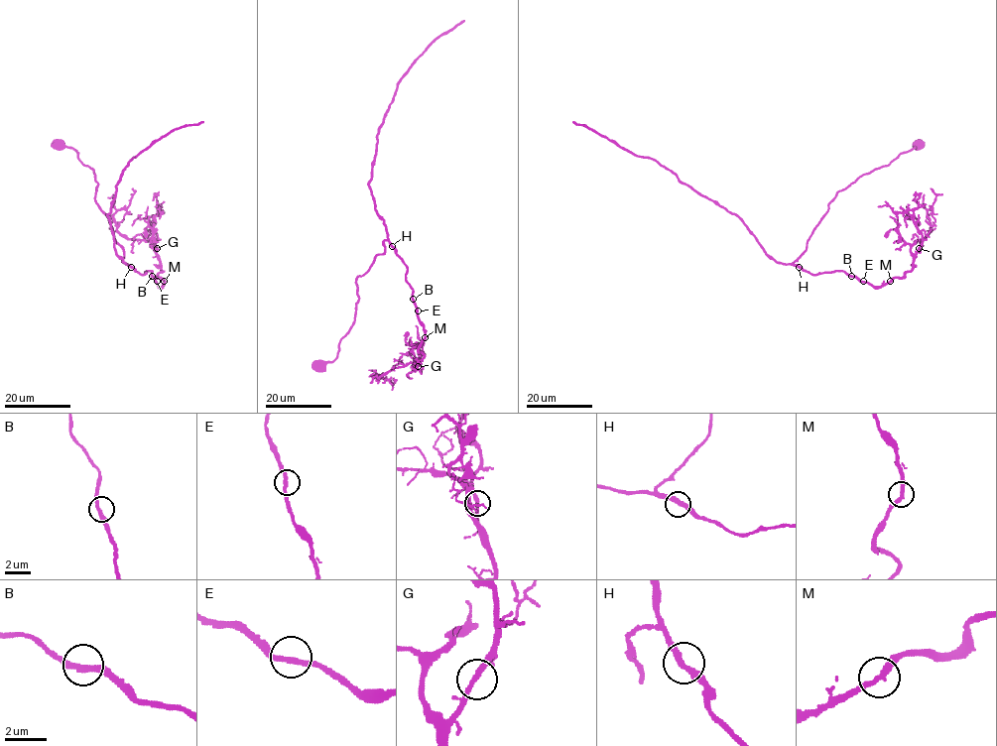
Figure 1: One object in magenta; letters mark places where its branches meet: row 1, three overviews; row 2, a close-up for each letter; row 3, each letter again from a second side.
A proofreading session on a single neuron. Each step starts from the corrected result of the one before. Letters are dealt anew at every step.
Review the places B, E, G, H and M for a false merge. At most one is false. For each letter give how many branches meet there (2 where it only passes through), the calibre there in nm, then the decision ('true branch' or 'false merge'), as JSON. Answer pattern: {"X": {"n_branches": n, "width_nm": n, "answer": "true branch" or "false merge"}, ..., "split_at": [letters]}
{"B": {"n_branches": 2, "width_nm": 260, "answer": "true branch"}, "E": {"n_branches": 2, "width_nm": 260, "answer": "true branch"}, "G": {"n_branches": 2, "width_nm": 260, "answer": "true branch"}, "H": {"n_branches": 2, "width_nm": 280, "answer": "true branch"}, "M": {"n_branches": 2, "width_nm": 280, "answer": "true branch"}, "split_at": []}

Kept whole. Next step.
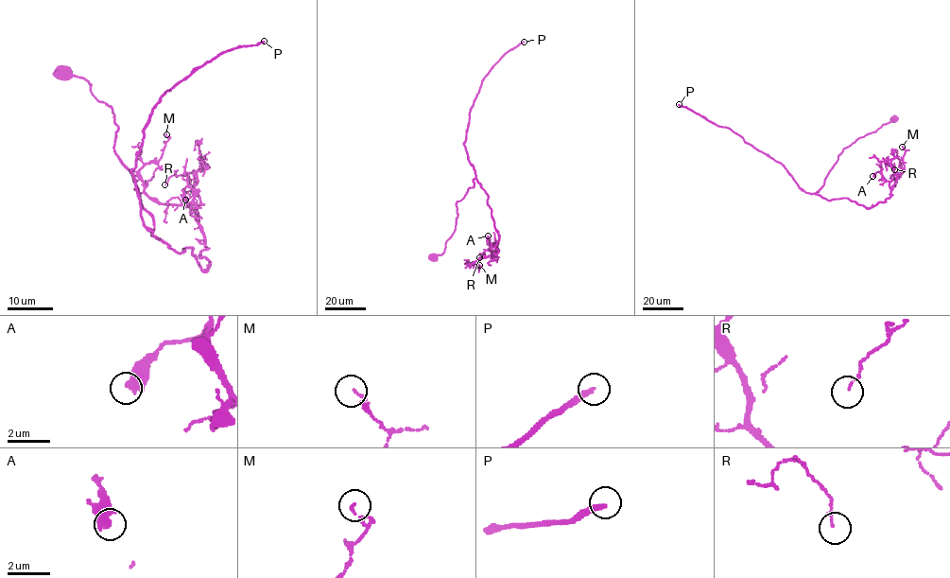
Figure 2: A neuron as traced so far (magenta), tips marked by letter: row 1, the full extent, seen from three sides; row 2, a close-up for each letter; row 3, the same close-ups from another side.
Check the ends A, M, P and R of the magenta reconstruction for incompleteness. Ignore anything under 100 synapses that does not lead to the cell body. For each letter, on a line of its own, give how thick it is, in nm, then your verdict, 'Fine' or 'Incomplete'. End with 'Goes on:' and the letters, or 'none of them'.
A: Thickness 550 nm. Fine
M: Thickness 100 nm. Fine
P: Thickness 240 nm. Incomplete
R: Thickness 100 nm. Fine
Goes on: P

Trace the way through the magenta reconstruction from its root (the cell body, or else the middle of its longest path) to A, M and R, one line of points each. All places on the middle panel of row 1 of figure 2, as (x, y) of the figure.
A: (433, 257), (444, 252), (455, 229), (456, 202), (474, 179), (488, 197), (496, 253), (488, 236)
M: (433, 257), (444, 252), (455, 229), (456, 202), (475, 179), (499, 236), (496, 253), (467, 263), (479, 265)
R: (433, 257), (444, 252), (456, 202), (474, 179), (499, 236), (494, 259), (489, 250), (479, 257)

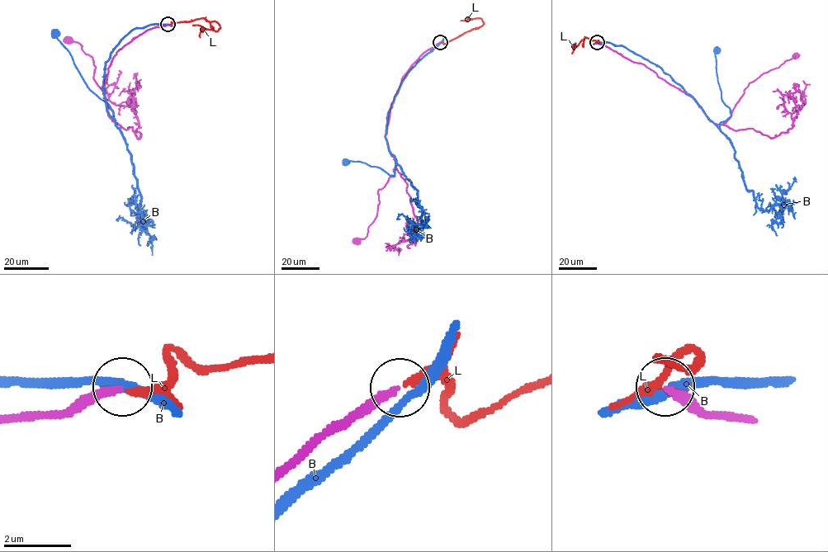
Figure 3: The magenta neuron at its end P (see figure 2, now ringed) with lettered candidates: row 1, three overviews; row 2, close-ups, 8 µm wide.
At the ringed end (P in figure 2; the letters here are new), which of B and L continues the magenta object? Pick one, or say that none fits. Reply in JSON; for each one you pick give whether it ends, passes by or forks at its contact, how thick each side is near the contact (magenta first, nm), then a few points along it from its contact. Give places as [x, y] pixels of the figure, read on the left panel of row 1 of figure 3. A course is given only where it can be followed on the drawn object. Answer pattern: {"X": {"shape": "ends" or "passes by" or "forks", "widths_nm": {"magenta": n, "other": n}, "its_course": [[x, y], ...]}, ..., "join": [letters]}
{"join": []}

